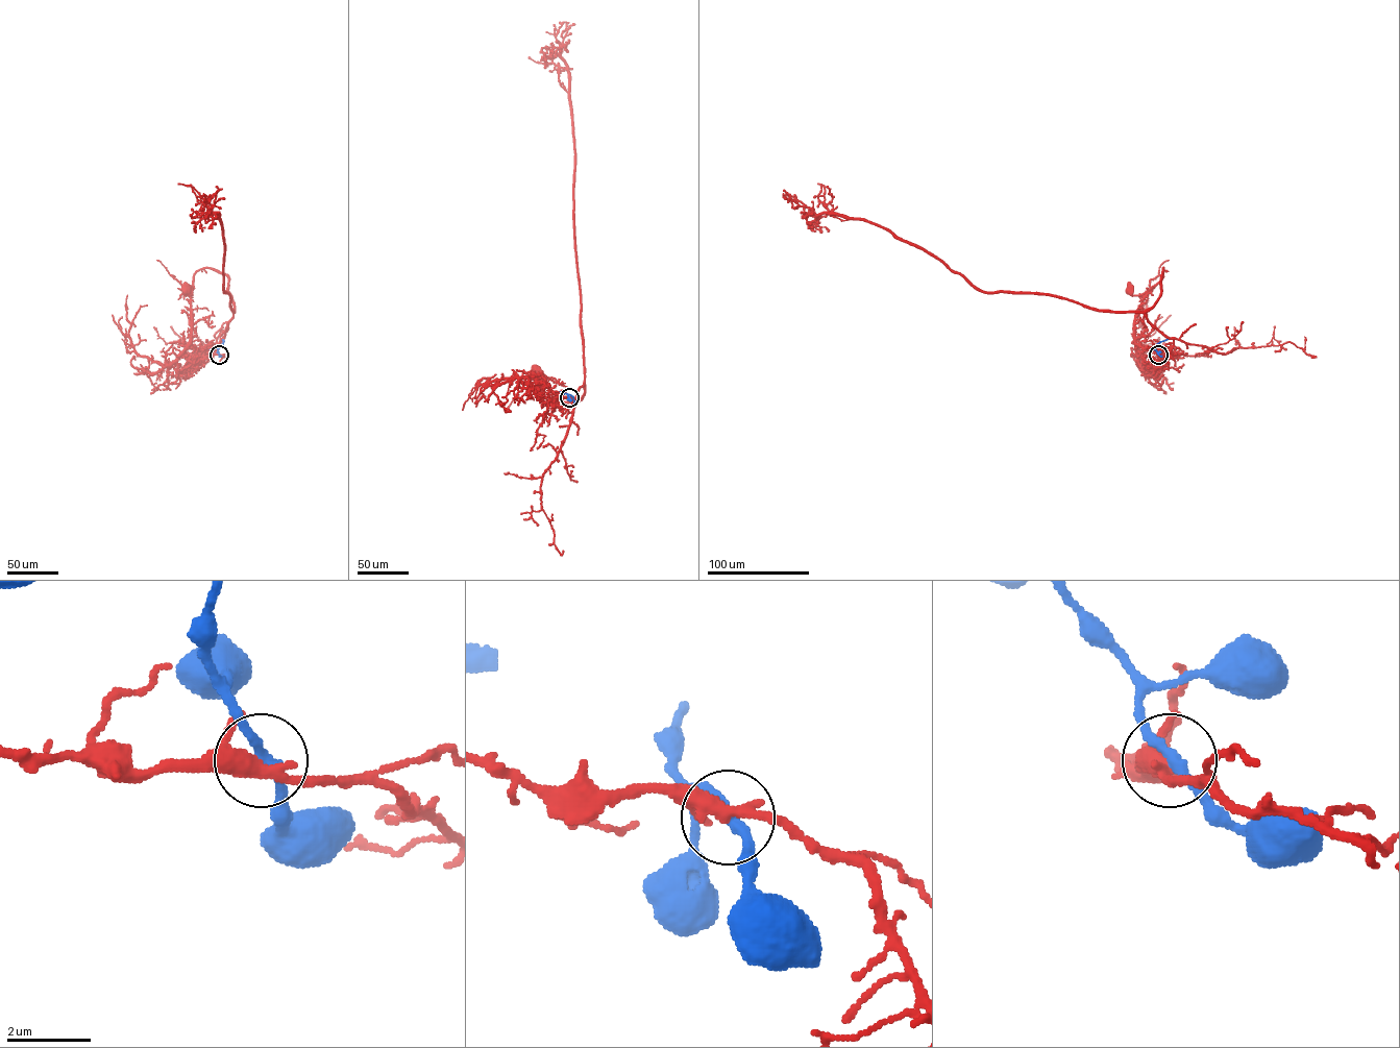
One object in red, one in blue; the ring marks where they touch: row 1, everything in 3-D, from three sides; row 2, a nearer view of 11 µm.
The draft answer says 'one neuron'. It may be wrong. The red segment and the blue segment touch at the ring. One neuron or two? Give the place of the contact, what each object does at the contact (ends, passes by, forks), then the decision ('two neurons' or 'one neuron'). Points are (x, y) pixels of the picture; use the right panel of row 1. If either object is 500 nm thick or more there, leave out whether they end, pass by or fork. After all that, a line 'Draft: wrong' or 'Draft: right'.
at (1158, 355); red forks there; blue passes by; one neuron
Draft: right

